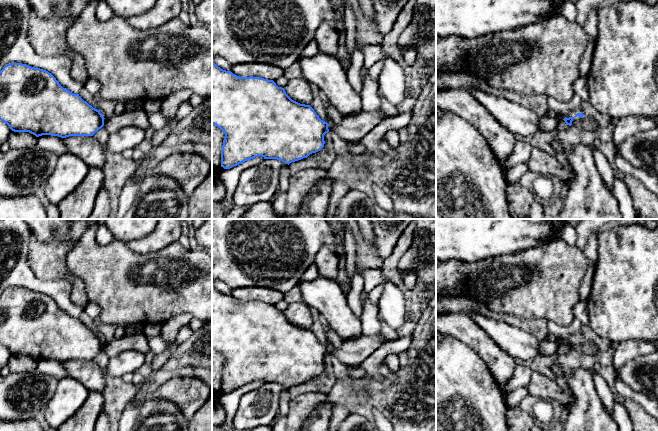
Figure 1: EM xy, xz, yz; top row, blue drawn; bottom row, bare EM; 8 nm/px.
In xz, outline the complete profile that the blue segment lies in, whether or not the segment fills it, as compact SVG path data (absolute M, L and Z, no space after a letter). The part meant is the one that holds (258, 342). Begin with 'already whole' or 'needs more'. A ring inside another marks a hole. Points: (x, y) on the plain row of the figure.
needs more | M212 285L212 348L225 358L221 373L221 391L224 393L258 380L289 389L320 375L325 368L324 359L329 355L336 356L346 366L356 367L388 341L382 334L361 335L355 340L344 341L340 348L332 346L329 350L310 329L292 324L273 304L239 301Z

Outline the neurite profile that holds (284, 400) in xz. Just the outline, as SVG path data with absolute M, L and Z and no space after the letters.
M284 387L284 389L281 392L280 397L279 397L278 413L280 413L281 415L286 416L289 412L290 402L291 402L291 400L290 400L289 389Z

